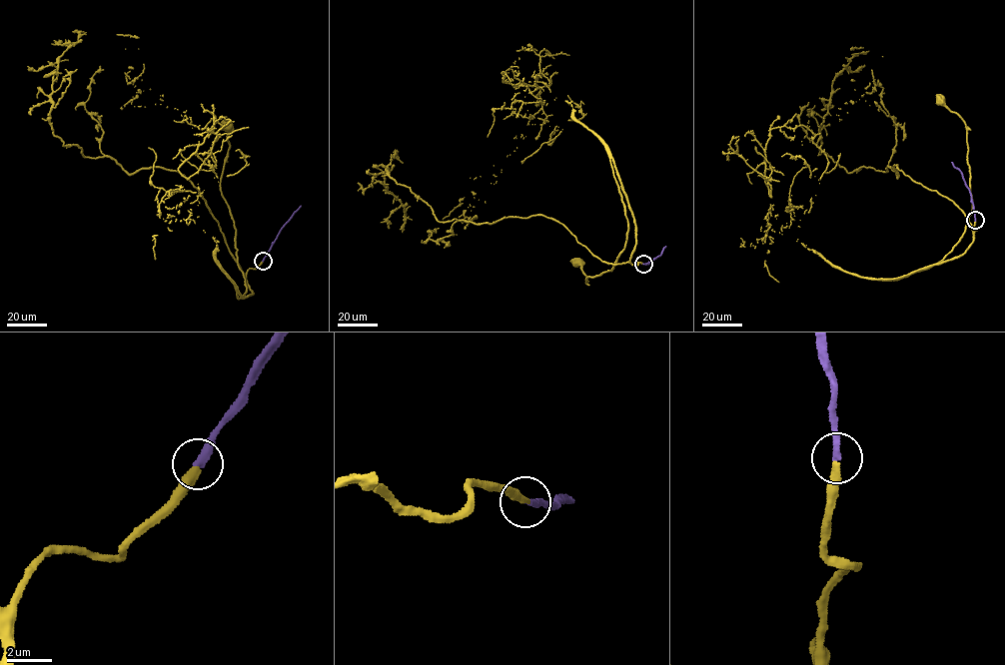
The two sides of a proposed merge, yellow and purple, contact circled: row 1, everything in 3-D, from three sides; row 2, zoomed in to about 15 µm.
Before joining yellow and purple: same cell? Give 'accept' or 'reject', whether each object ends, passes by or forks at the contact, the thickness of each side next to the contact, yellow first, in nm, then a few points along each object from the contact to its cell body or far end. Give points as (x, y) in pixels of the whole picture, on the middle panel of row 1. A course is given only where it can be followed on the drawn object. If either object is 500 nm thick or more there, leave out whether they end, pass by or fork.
accept; yellow ends; purple ends; calibres 360 and 320 nm; course yellow (642, 264), (629, 262), (636, 229), (610, 156), (627, 220), (625, 246), (610, 271), (585, 282), (577, 264); course purple (642, 264), (650, 263), (665, 246)

